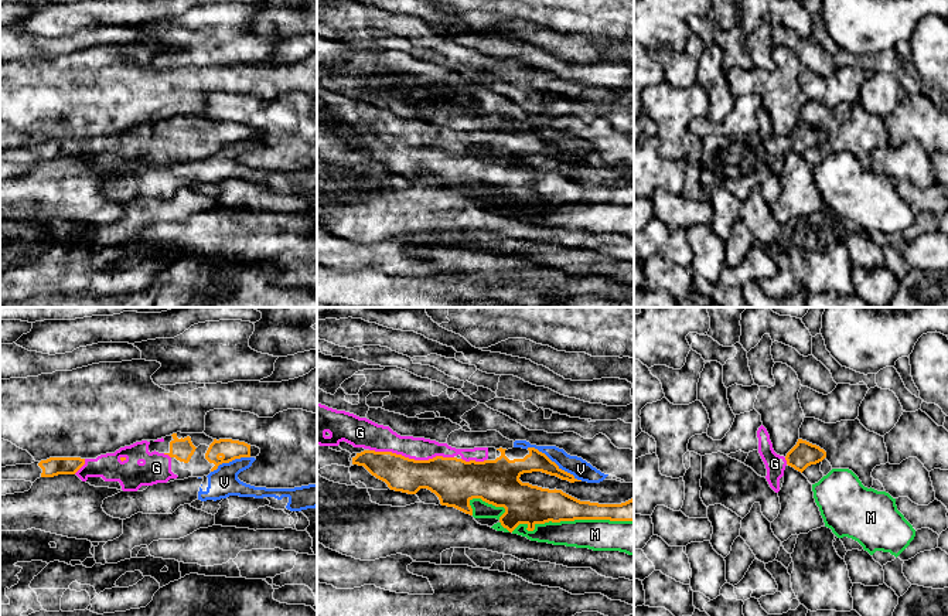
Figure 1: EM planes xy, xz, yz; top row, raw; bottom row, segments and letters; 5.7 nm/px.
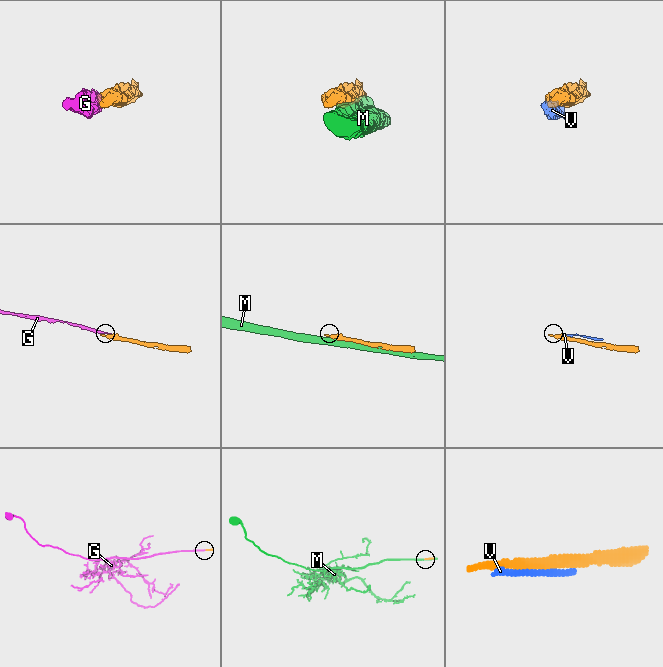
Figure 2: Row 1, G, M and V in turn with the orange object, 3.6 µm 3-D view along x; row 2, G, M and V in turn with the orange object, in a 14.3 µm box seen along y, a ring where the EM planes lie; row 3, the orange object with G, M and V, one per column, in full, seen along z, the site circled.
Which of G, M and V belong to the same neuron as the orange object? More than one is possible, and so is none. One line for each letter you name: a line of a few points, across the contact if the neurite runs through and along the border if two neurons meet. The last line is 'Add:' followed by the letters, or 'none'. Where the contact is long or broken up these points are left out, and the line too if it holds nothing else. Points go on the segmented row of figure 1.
Add: G

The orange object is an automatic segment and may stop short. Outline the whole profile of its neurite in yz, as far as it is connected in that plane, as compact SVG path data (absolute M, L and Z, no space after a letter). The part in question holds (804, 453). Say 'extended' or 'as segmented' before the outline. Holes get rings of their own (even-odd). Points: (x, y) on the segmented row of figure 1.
extended; M763 425L757 430L757 438L758 453L767 469L765 479L775 493L780 491L780 479L784 476L787 464L802 473L808 466L816 464L826 457L823 449L802 439L798 439L785 457L777 455L773 449L770 435Z

